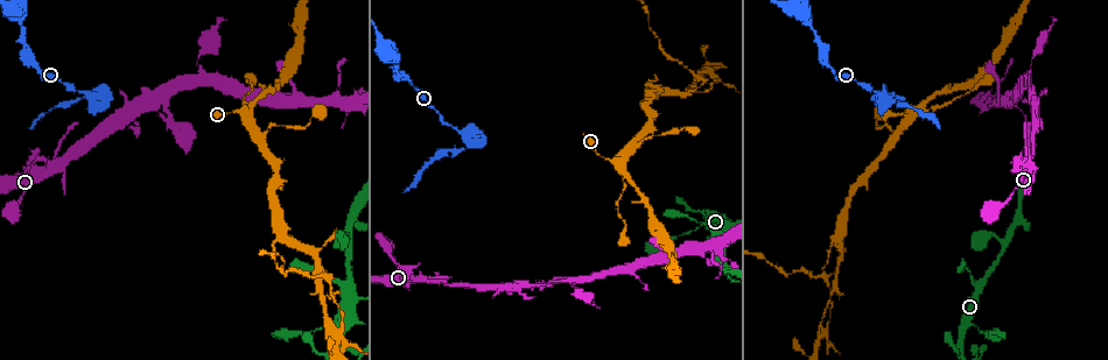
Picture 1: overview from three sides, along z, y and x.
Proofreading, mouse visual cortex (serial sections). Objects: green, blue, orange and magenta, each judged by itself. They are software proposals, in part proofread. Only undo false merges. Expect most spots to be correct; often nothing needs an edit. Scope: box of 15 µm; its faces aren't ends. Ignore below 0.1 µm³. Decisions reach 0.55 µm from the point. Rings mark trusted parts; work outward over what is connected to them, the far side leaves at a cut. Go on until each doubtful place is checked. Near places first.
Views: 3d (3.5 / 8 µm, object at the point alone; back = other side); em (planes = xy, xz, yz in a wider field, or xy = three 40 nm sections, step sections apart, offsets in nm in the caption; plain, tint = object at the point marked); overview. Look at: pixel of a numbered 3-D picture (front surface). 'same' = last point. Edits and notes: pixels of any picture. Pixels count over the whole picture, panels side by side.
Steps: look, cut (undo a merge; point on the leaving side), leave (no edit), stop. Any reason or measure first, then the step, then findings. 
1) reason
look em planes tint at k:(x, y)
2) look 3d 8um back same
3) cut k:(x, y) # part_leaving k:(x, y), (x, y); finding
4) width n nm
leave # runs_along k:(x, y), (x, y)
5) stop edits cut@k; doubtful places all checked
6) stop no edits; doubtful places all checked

abrupt turn
look 3d 3.5um at 1:(95, 97)

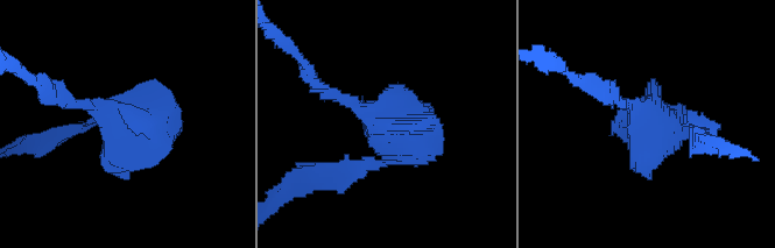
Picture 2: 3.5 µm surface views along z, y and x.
now the EM
look em xy step 3 tint at 2:(131, 133)

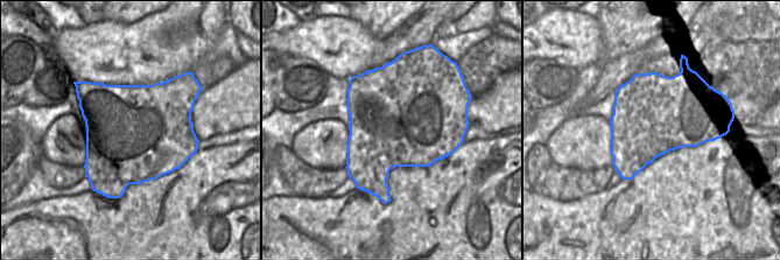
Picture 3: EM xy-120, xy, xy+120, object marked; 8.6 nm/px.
leave # runs_along 2:(619, 99), (654, 128), (699, 125); all the same cell

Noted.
arms part here
look 3d 3.5um at 1:(614, 162)

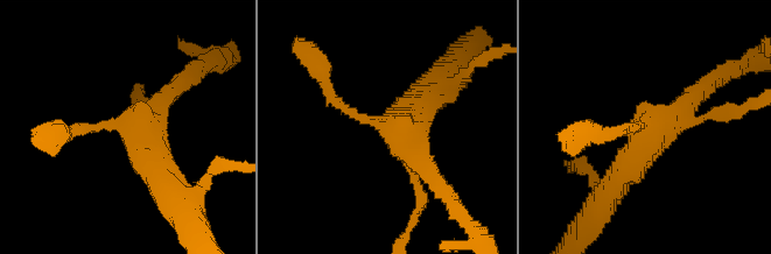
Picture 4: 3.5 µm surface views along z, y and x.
need the tissue
look em xy step 1 tint at 4:(391, 127)

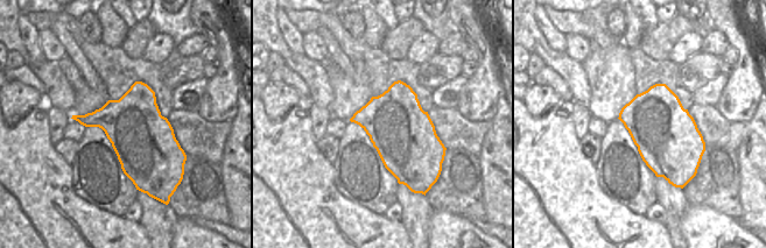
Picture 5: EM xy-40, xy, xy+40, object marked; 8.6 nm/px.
leave # runs_along 4:(68, 134), (128, 127), (168, 189); one cell here

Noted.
arms part here
look 3d 8um at 1:(692, 89)

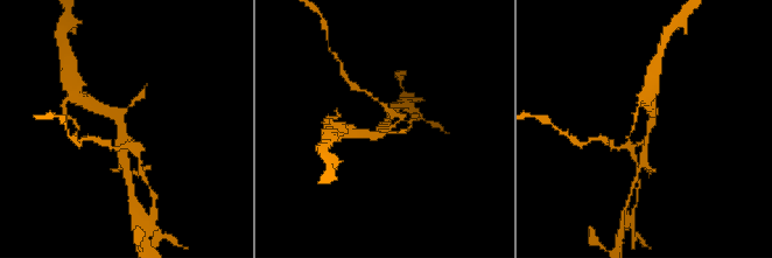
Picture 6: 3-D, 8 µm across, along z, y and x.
zoom in
look 3d 3.5um back at 6:(651, 132)

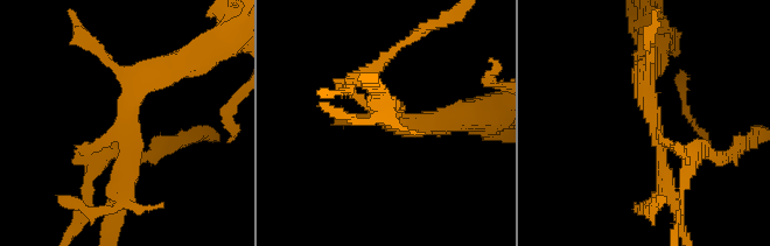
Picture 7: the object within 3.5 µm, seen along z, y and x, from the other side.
arms 3; arm_widths 150, 250, 300 nm
look em xy step 1 tint at 7:(655, 127)

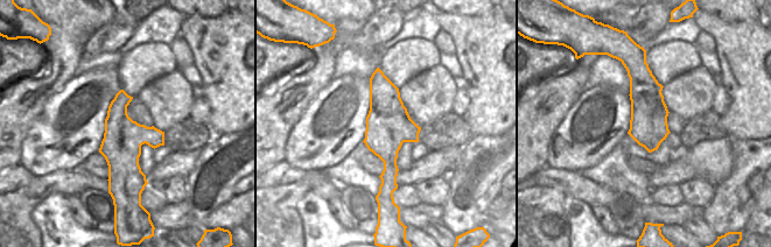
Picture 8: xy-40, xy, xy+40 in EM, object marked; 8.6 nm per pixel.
leave # runs_along 7:(168, 68), (130, 103), (114, 199); one cell here

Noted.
three-way junction
look 3d 8um at 1:(1015, 220)

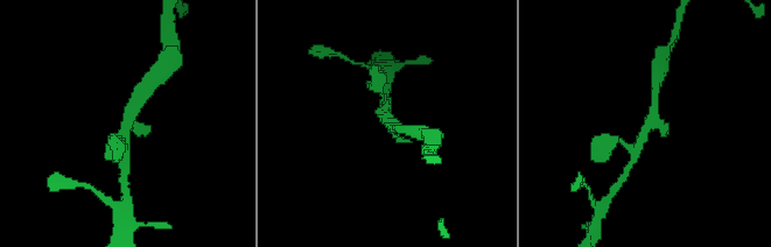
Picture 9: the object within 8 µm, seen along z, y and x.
arms 3; arm_widths 150, 250, 350 nm; need the tissue
look em planes tint at 9:(388, 122)

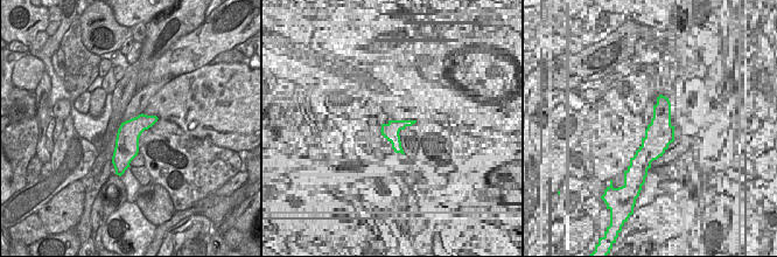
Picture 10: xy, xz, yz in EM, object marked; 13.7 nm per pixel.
leave # runs_along 9:(636, 153), (651, 118), (656, 93); one cell here

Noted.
three arms meet
look 3d 8um at 1:(963, 348)

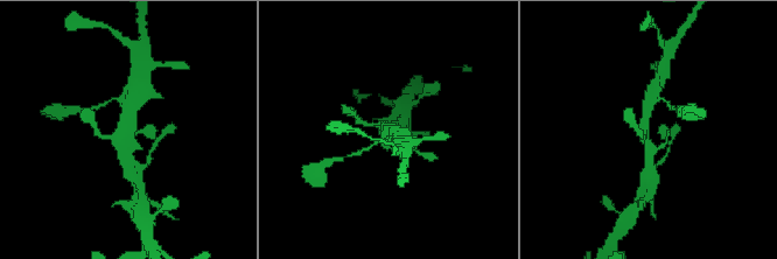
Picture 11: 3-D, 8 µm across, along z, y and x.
look em xy step 3 tint at 11:(645, 133)

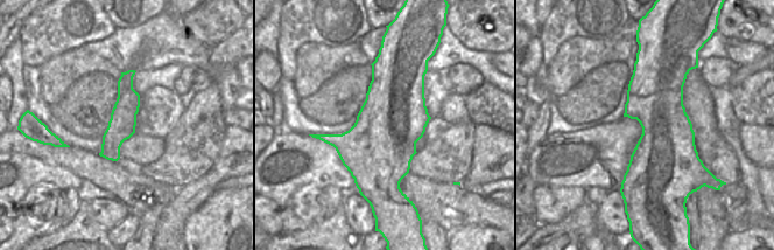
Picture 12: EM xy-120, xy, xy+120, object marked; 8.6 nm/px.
leave # runs_along 12:(131, 73), (114, 158); one cell here

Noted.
branch point
look 3d 3.5um at 1:(820, 332)

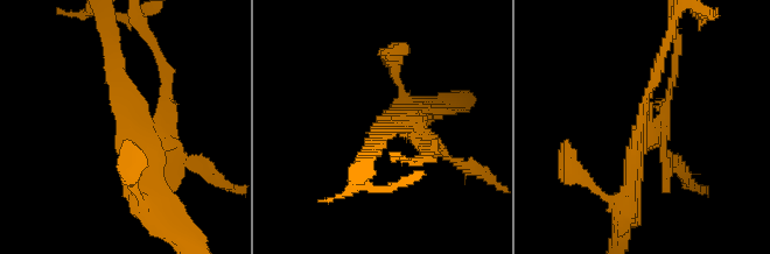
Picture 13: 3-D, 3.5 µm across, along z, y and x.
now the EM
look em xy step 1 tint at 13:(396, 126)

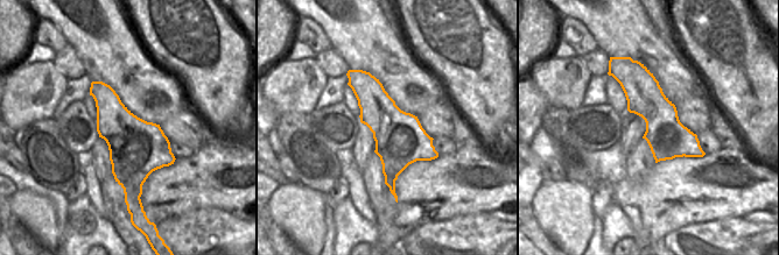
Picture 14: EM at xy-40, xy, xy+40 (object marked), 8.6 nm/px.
leave # runs_along 14:(634, 66), (645, 98), (700, 154); continuous, no second cell

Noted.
stop no edits; doubtful places all checked

